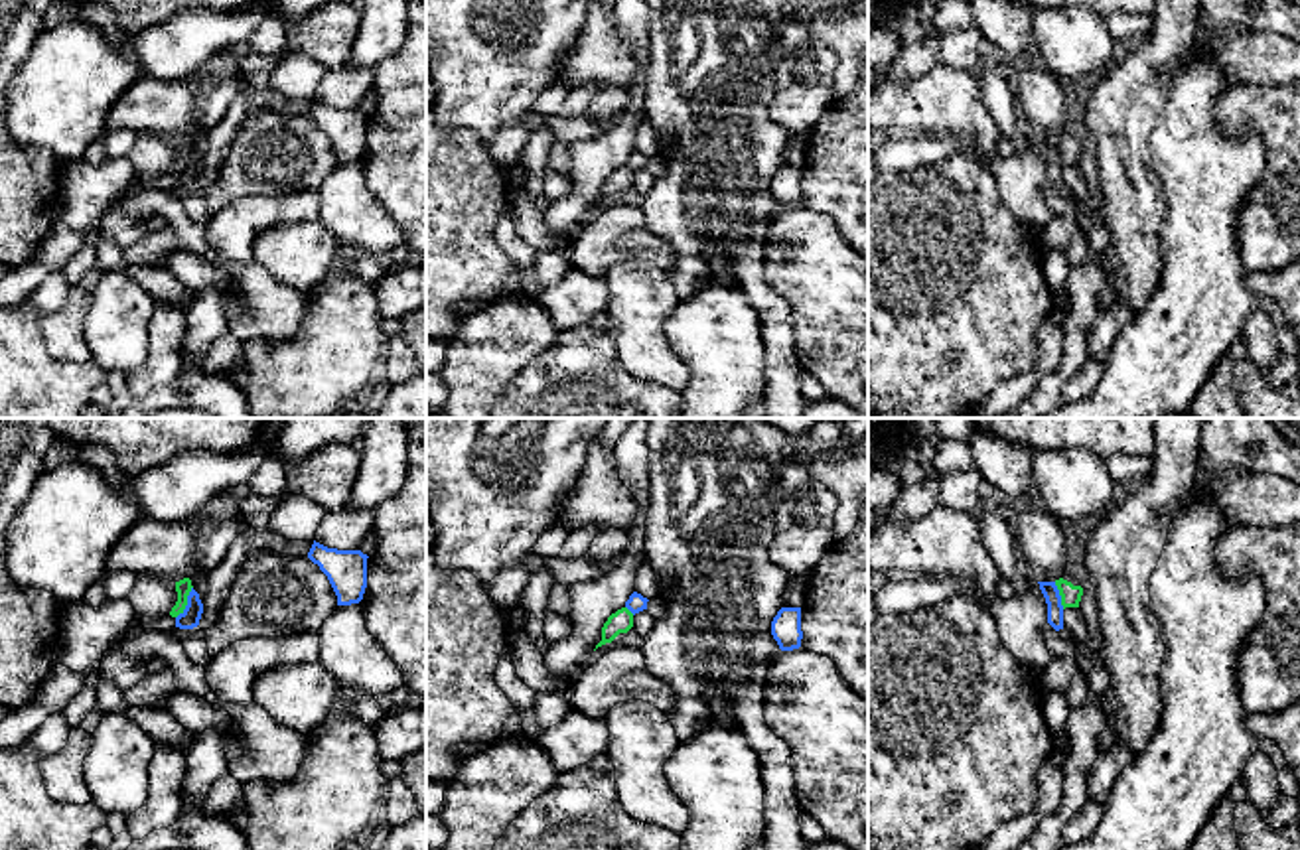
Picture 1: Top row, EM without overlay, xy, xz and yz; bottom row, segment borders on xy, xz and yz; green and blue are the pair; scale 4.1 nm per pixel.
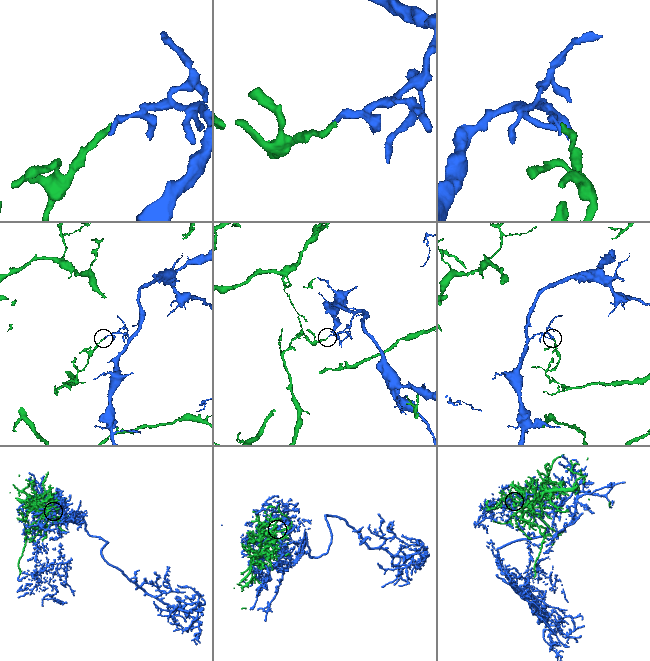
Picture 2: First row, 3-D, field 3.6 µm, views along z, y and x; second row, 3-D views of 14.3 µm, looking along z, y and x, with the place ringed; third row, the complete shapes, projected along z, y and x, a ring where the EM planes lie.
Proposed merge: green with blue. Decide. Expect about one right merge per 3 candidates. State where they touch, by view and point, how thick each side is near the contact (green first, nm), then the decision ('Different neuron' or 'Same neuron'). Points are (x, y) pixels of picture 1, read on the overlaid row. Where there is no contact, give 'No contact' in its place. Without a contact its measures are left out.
Touches green at xy (186, 602). Thickness 70 nm (green) against 80 nm. Different neuron

